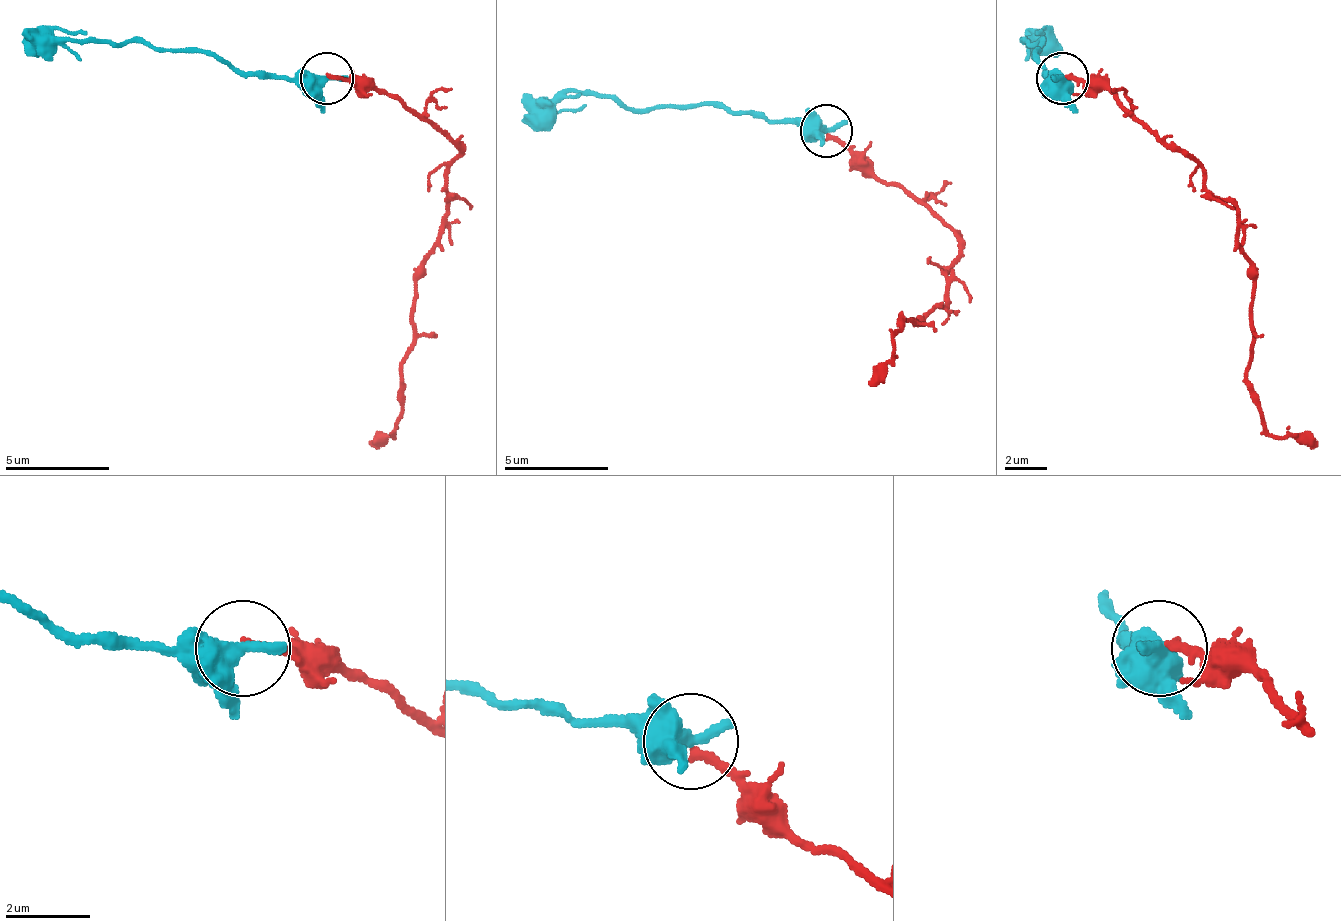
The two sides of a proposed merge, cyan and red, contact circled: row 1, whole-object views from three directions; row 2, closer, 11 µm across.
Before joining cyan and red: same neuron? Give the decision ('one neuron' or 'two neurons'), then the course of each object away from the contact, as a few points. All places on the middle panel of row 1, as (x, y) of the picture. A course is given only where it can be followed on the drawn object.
two neurons; cyan runs (827, 129), (733, 114), (713, 103), (624, 108), (593, 93), (556, 93), (520, 119); red runs (827, 134), (916, 197), (958, 249), (942, 307), (916, 322), (900, 317), (895, 359), (869, 385)

